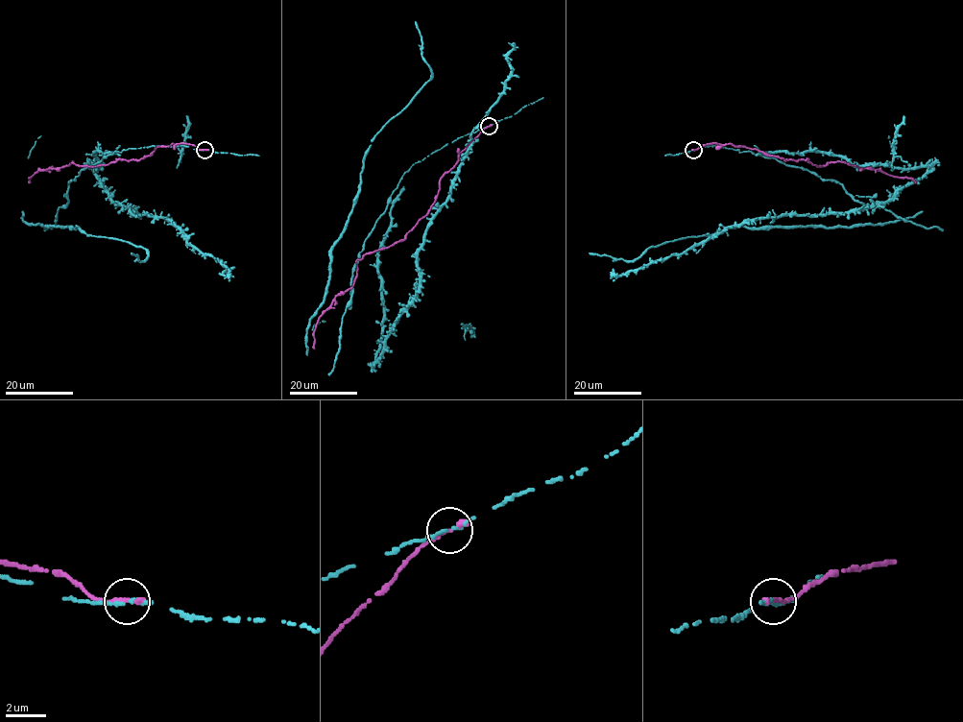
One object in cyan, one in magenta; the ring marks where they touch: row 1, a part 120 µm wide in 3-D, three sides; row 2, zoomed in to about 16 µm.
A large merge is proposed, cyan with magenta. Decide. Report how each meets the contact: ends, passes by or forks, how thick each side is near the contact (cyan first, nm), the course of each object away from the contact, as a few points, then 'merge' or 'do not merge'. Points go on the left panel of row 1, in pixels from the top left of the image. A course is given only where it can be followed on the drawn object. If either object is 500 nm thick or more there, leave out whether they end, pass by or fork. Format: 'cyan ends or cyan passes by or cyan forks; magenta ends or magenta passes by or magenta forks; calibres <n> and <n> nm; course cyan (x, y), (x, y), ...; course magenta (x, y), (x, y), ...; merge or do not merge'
cyan passes by; magenta ends; calibres 170 and 340 nm; course cyan (204, 150), (94, 152), (99, 164), (91, 167), (116, 204), (169, 220), (227, 268), (225, 278); course magenta (204, 150), (173, 144), (138, 160), (82, 166), (73, 161), (39, 169), (29, 183); do not merge

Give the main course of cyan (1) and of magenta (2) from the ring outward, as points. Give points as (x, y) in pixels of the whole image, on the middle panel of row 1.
1: (488, 126), (415, 162), (391, 195), (376, 361), (416, 294), (430, 219), (503, 90), (509, 42)
2: (488, 126), (442, 177), (428, 212), (405, 237), (356, 262), (353, 285), (339, 293), (319, 317), (313, 348)

